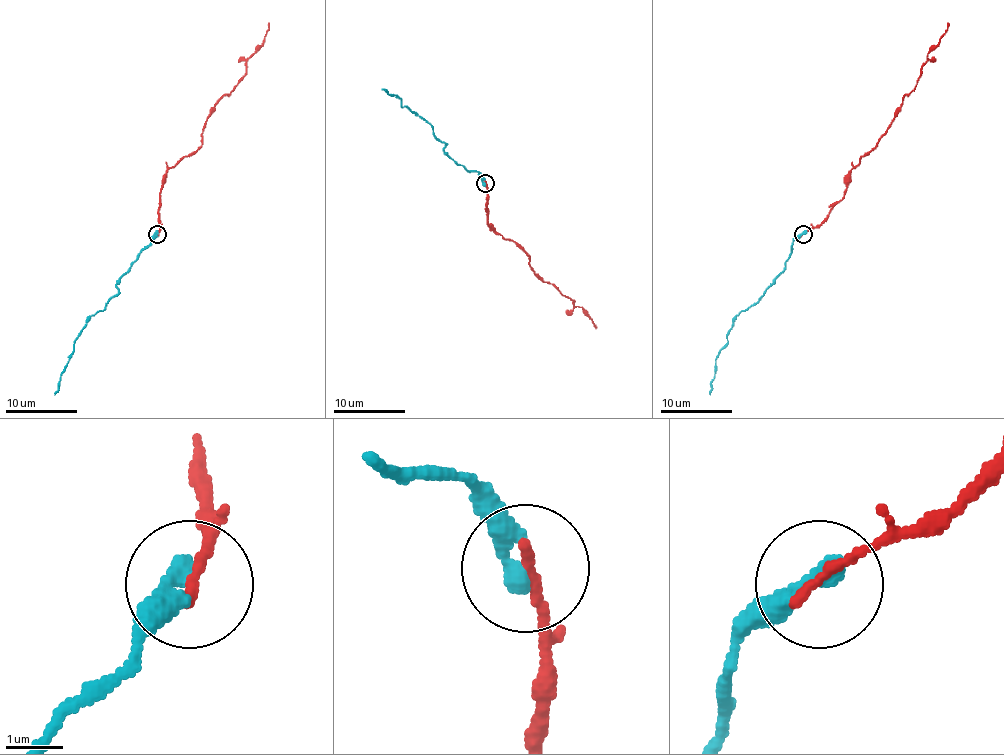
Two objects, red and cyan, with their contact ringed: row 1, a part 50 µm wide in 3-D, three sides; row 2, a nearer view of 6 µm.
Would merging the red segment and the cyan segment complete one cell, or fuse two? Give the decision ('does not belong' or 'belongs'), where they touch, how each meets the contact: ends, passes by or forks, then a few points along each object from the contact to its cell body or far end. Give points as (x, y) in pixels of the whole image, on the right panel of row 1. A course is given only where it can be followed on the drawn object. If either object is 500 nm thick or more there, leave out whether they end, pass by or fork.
belongs | (803, 234) | red ends | cyan ends | red via (803, 234), (817, 227), (842, 198), (846, 178), (877, 144), (902, 99), (914, 89), (927, 54), (949, 22) | cyan via (803, 234), (792, 243), (790, 257), (763, 295), (733, 322), (727, 342), (715, 360), (709, 394)

